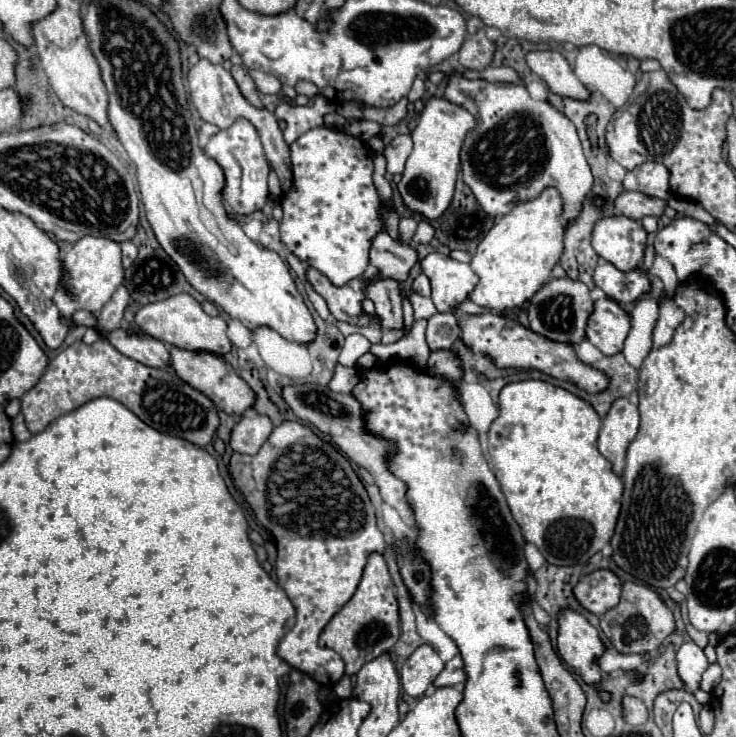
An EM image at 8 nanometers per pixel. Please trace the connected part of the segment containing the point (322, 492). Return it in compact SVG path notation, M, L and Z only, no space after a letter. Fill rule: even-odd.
M285 421L273 429L257 455L231 455L231 475L243 489L245 499L255 511L255 517L273 533L277 543L275 572L279 585L287 593L297 611L295 627L279 641L277 655L291 667L307 673L323 687L333 687L345 673L343 659L327 647L319 647L319 635L329 619L353 597L369 553L383 553L383 533L377 529L375 509L371 499L355 475L351 463L327 441L317 437L311 427Z

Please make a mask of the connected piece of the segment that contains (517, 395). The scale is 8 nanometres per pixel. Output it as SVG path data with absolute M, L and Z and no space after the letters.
M534 379L505 385L499 395L499 411L499 417L489 429L489 467L501 483L501 491L505 491L505 499L513 511L513 519L517 519L521 533L525 535L525 541L533 543L547 563L587 563L611 541L625 487L621 475L613 473L613 465L597 449L601 417L587 401L571 391Z

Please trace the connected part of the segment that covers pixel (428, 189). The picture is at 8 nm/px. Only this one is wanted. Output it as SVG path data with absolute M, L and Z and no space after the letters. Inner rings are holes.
M431 97L425 103L417 127L411 133L413 153L407 159L401 181L397 183L399 193L411 211L431 221L437 219L449 207L461 163L459 153L467 131L471 131L473 127L475 127L475 117L463 107L457 107L457 103L449 103L445 97Z

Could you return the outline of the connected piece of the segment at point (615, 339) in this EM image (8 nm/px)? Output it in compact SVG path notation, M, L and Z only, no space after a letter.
M613 299L595 301L595 311L587 323L587 339L603 353L617 355L631 331L629 313Z

